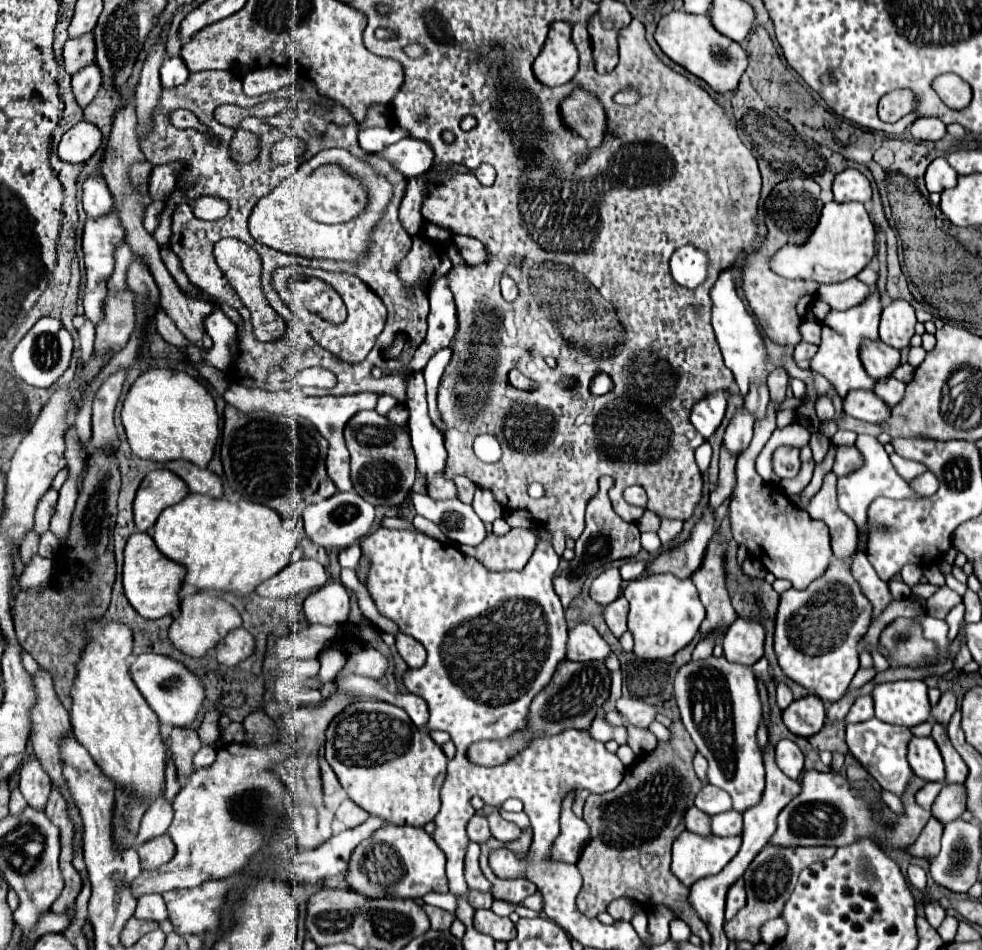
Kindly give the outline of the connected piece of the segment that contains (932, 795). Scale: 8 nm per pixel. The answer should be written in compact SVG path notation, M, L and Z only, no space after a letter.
M928 782L924 788L916 792L916 800L936 800L940 788L942 788L942 782Z

